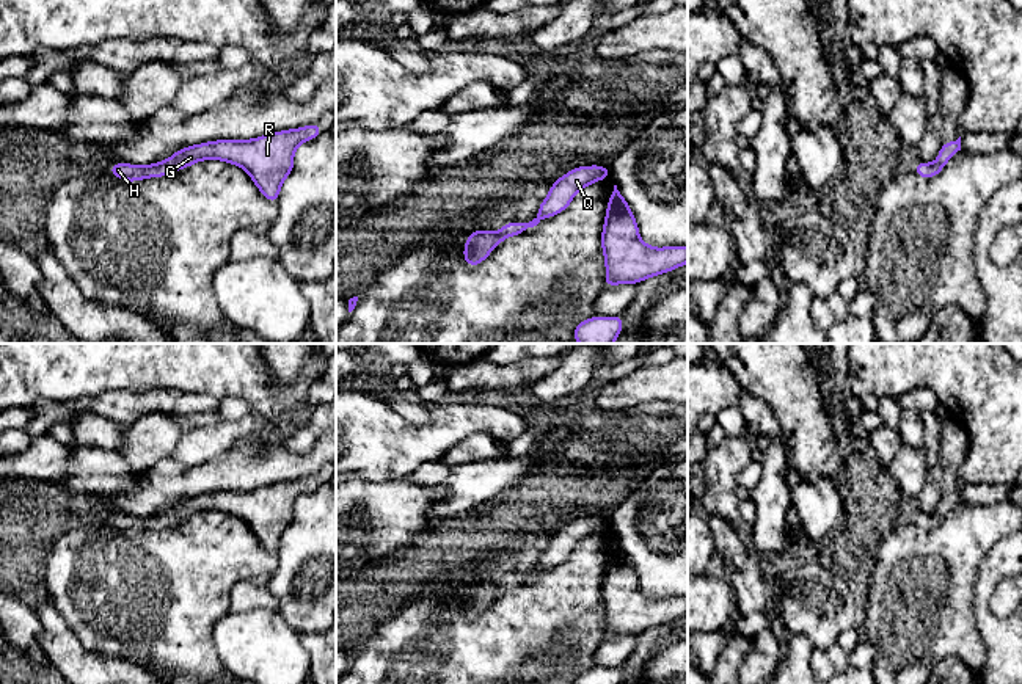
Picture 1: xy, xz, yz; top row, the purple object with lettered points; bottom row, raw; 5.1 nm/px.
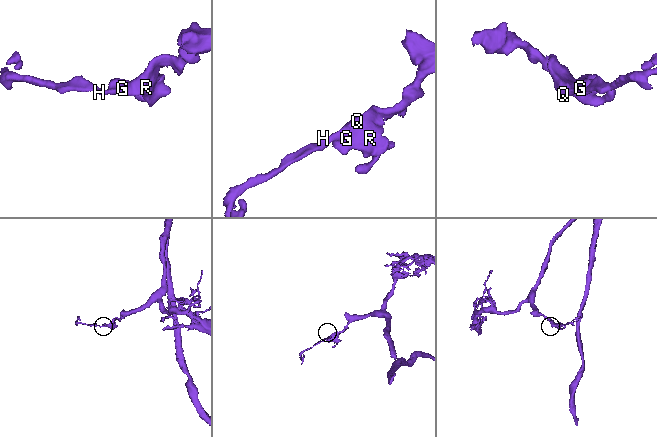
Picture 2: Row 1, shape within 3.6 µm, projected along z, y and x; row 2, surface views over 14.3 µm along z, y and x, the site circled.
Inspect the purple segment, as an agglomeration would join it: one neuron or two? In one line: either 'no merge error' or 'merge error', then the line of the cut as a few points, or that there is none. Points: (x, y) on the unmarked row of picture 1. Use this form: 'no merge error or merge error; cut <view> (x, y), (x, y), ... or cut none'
no merge error; cut none

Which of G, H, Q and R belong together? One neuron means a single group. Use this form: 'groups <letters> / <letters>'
groups G H Q R

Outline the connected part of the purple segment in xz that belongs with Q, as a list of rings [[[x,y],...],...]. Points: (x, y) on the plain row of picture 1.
[[[579,518],[557,530],[549,546],[540,555],[537,568],[529,574],[506,574],[499,584],[495,582],[474,582],[466,588],[466,598],[463,601],[465,613],[469,618],[479,617],[485,609],[506,590],[520,587],[529,579],[537,577],[543,569],[549,569],[565,562],[573,548],[584,538],[609,530],[611,524],[608,518]]]

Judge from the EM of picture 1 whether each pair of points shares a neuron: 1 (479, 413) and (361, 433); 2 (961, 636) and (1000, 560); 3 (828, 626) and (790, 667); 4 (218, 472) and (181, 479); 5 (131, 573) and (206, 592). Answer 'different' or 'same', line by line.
1: same
2: different
3: different
4: same
5: same

